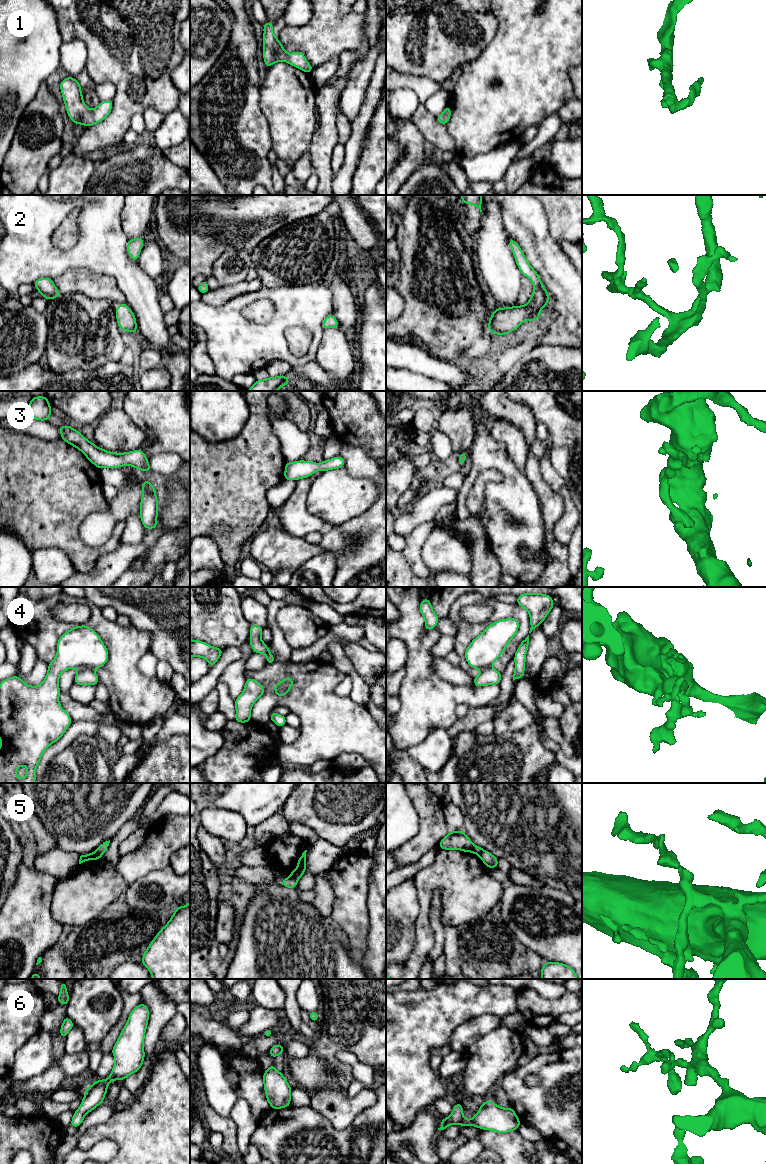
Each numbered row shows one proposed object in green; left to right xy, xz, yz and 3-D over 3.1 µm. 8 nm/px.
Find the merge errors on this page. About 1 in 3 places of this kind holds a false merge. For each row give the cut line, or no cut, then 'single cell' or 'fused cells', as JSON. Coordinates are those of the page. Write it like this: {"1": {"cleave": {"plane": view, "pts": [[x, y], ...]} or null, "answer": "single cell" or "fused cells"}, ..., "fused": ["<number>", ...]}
{"1": {"cleave": null, "answer": "single cell"}, "2": {"cleave": null, "answer": "single cell"}, "3": {"cleave": null, "answer": "single cell"}, "4": {"cleave": {"plane": "xy", "pts": [[93, 669], [78, 670]]}, "answer": "fused cells"}, "5": {"cleave": {"plane": "xz", "pts": [[290, 876], [296, 881]]}, "answer": "fused cells"}, "6": {"cleave": null, "answer": "single cell"}, "fused": ["4", "5"]}

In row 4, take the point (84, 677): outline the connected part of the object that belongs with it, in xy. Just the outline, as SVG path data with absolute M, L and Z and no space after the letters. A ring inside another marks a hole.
M83 669L78 670L76 676L74 677L74 683L82 686L87 685L97 685L99 683L99 678L94 670Z

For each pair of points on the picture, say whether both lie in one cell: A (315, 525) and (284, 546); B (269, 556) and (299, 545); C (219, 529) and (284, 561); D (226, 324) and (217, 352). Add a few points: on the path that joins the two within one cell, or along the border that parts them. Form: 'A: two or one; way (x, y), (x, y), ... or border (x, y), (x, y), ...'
A: two; border (280, 528), (296, 537), (303, 538)
B: one; way (276, 551), (292, 551)
C: two; border (257, 531), (252, 537)
D: one; way (226, 331), (226, 343), (224, 345)

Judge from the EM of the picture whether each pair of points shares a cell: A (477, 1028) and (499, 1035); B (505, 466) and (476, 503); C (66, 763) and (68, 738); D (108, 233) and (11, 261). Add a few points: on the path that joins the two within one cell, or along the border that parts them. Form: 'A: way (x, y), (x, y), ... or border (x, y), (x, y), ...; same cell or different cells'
A: border (501, 1026), (488, 1031), (470, 1046); different cells
B: border (497, 469), (502, 479), (491, 481), (485, 491); different cells
C: border (71, 744), (64, 748), (50, 763); different cells
D: way (84, 255), (64, 260), (35, 260); same cell

